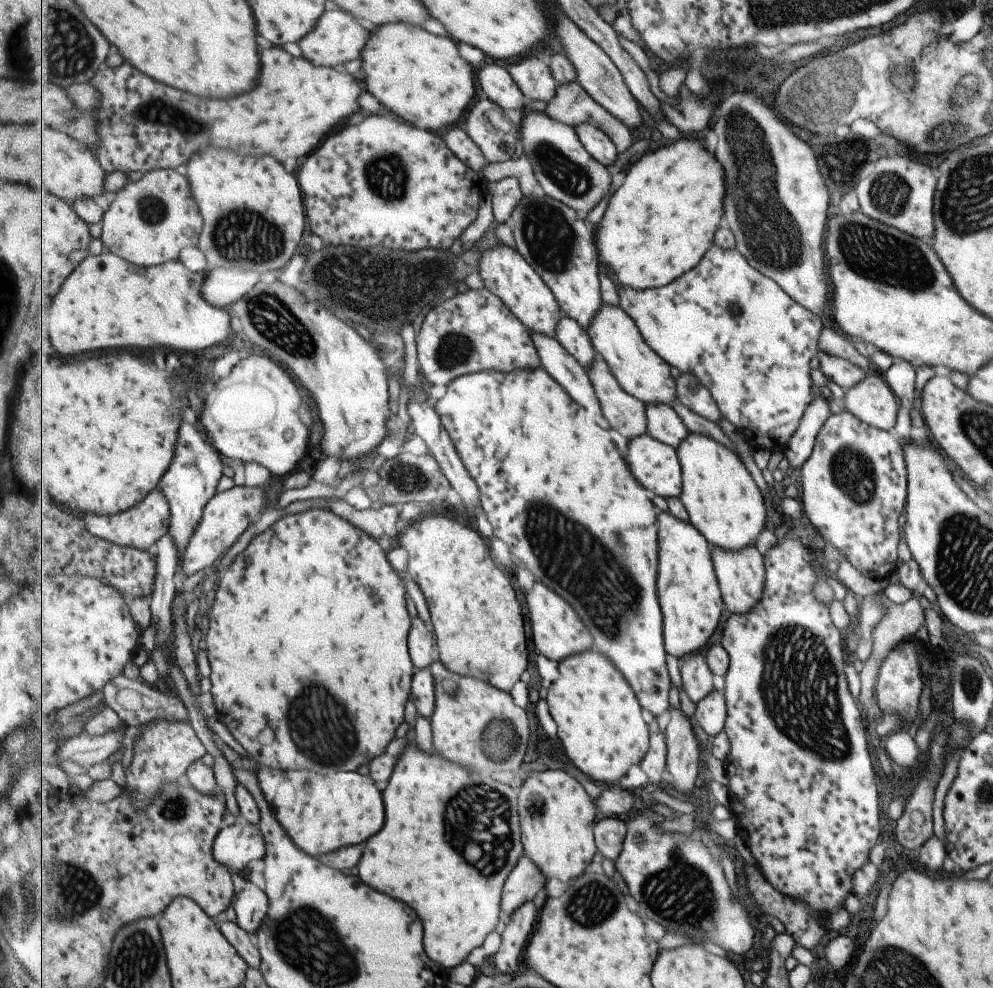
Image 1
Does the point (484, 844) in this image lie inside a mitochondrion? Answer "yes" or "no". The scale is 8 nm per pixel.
yes

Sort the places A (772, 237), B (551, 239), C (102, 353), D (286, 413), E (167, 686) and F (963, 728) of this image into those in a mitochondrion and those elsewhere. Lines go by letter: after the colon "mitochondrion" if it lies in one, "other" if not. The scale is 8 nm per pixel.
A: mitochondrion
B: mitochondrion
C: other
D: other
E: other
F: other

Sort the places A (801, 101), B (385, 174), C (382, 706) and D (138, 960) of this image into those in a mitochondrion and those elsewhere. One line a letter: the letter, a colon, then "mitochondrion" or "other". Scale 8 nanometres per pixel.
A: mitochondrion
B: mitochondrion
C: other
D: mitochondrion

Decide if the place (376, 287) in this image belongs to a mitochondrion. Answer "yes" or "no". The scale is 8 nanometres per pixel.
yes

